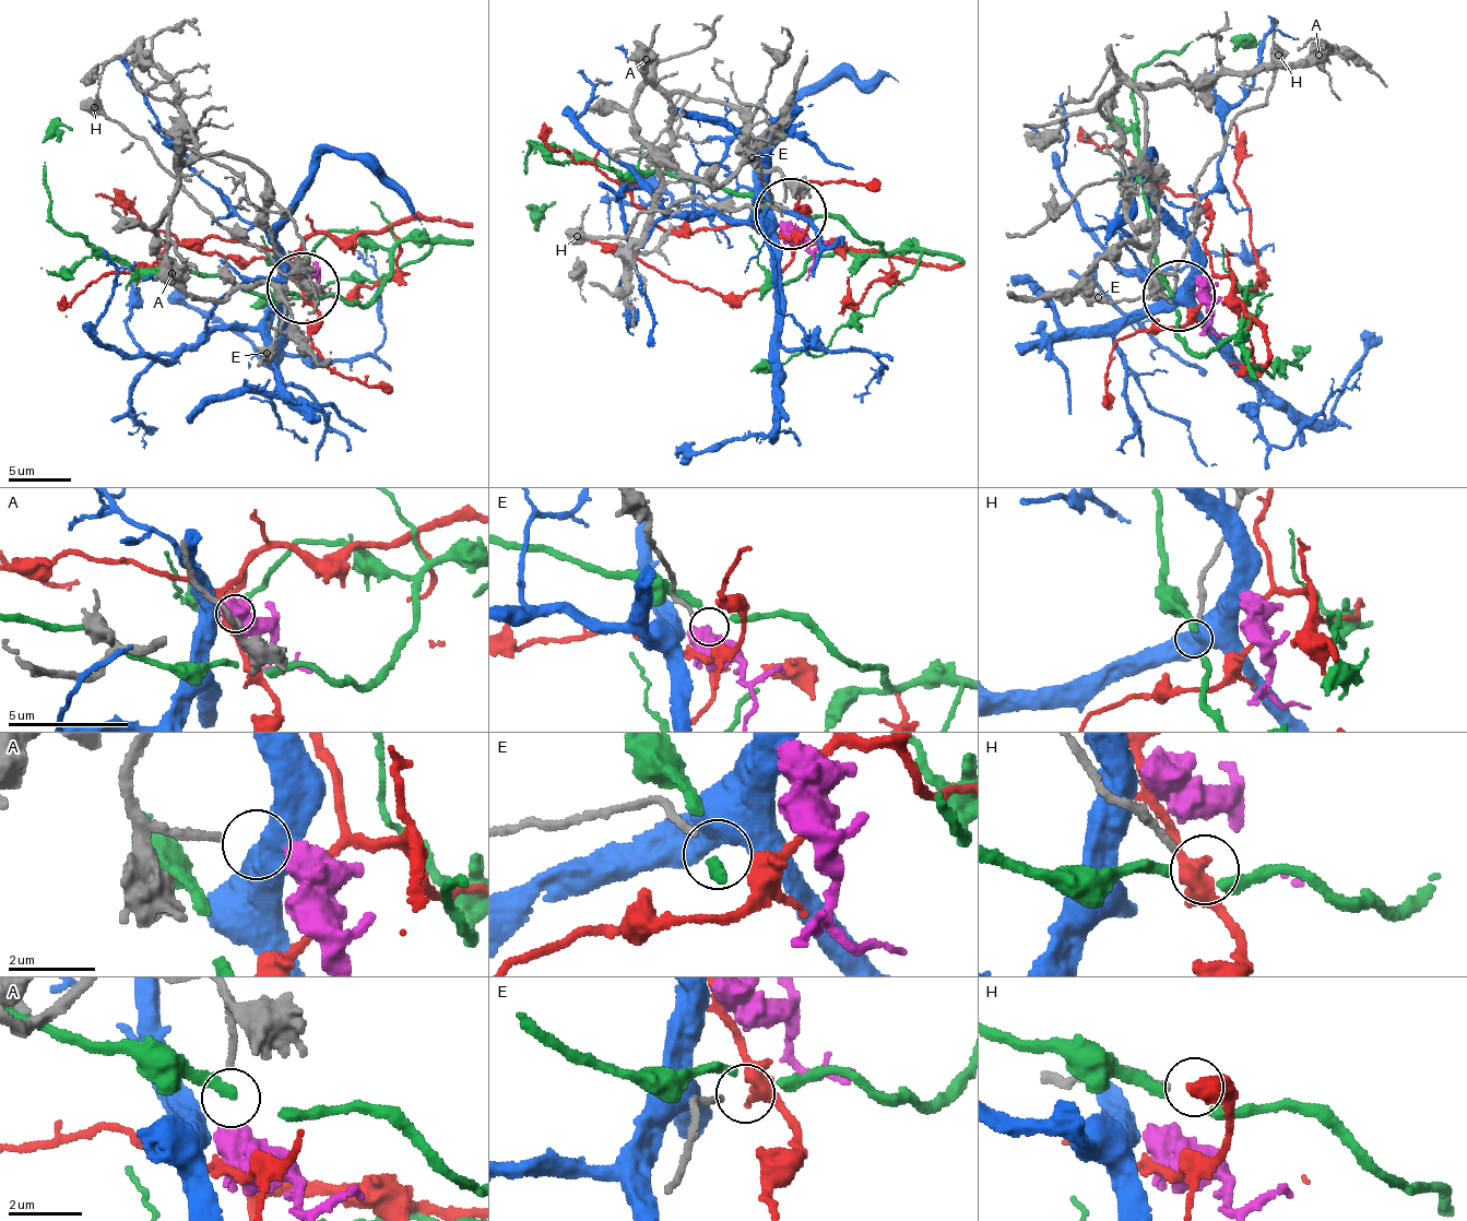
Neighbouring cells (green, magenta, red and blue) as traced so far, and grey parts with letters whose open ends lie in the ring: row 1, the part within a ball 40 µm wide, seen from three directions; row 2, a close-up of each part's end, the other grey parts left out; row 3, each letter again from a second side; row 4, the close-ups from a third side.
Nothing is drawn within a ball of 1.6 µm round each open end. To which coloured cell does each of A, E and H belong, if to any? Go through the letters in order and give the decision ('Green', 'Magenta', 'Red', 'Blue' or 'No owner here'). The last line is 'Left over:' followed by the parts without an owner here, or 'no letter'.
A: Magenta
E: Red
H: No owner here
Left over: H

